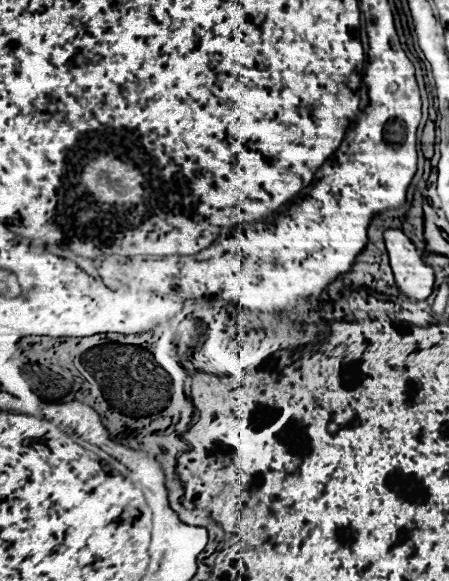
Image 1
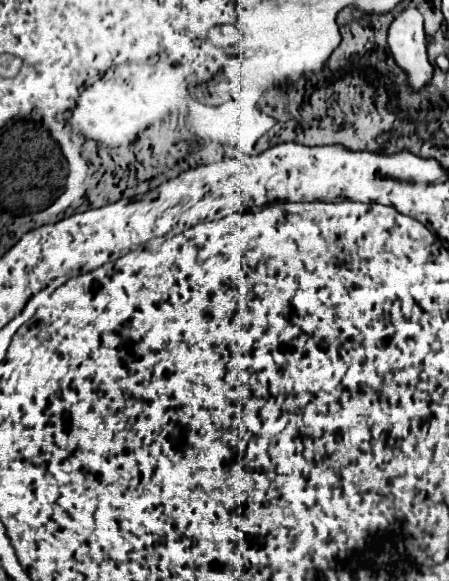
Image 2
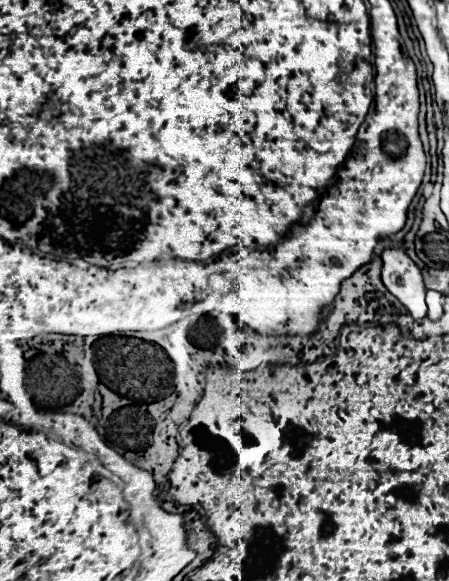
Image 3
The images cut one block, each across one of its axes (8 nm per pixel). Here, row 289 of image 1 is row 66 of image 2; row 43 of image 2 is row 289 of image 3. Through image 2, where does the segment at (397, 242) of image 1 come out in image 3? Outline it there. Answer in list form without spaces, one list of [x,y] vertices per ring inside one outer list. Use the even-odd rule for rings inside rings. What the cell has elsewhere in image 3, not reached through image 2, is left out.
[[[386,248],[382,252],[382,282],[384,286],[406,306],[408,314],[414,320],[426,318],[426,302],[424,302],[424,282],[418,266],[400,250]]]

